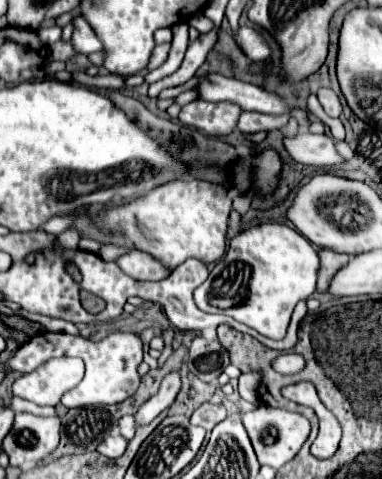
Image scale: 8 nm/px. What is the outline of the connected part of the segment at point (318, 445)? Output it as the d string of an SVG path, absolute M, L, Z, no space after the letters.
M312 399L312 407L314 407L314 411L320 419L320 431L318 431L318 437L312 443L310 451L312 451L312 455L316 455L320 459L326 459L326 457L332 457L338 451L340 425L338 425L336 417L318 399Z

